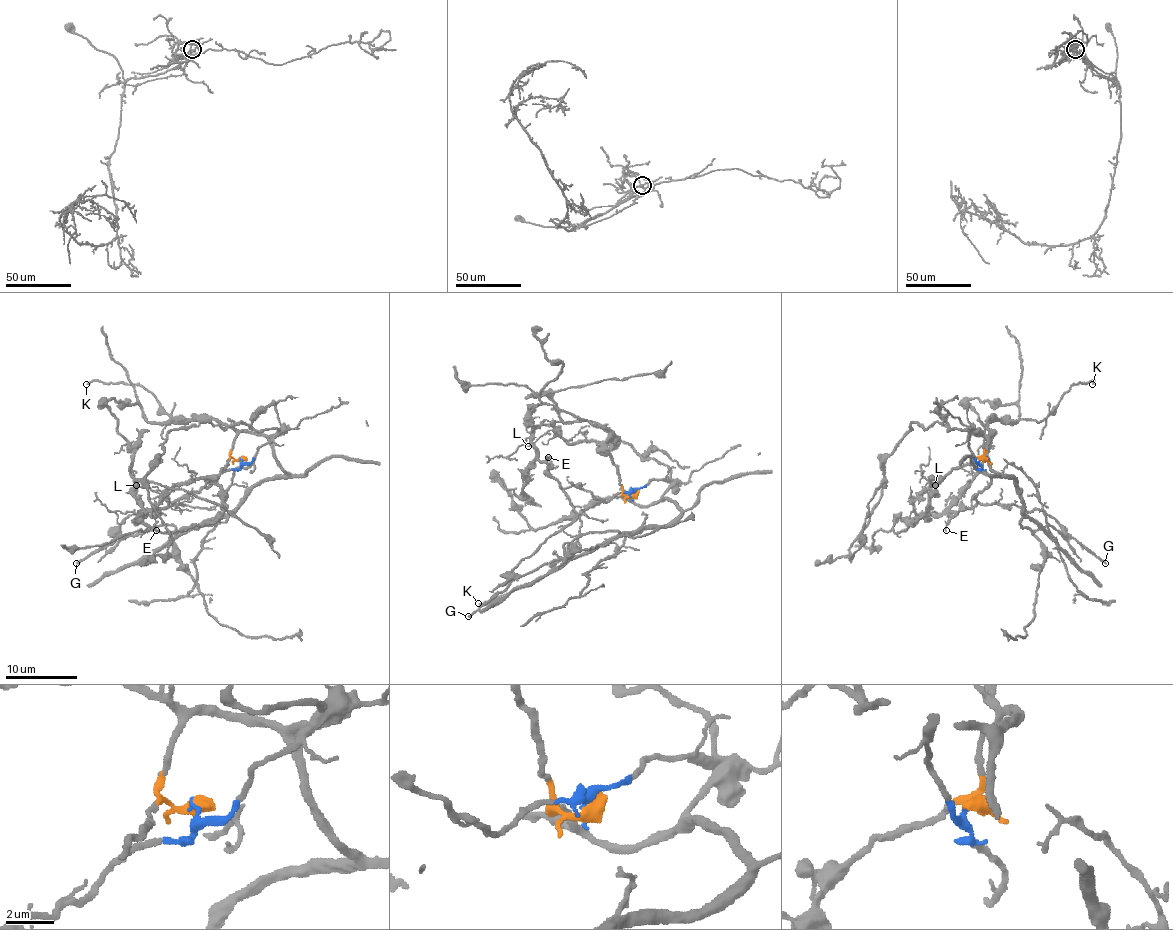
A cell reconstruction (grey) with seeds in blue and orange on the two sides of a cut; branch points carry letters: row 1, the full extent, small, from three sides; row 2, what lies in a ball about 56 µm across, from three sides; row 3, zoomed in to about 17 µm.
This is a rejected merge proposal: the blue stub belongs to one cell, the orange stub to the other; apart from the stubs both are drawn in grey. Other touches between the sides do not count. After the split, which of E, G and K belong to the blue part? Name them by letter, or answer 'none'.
E, G

